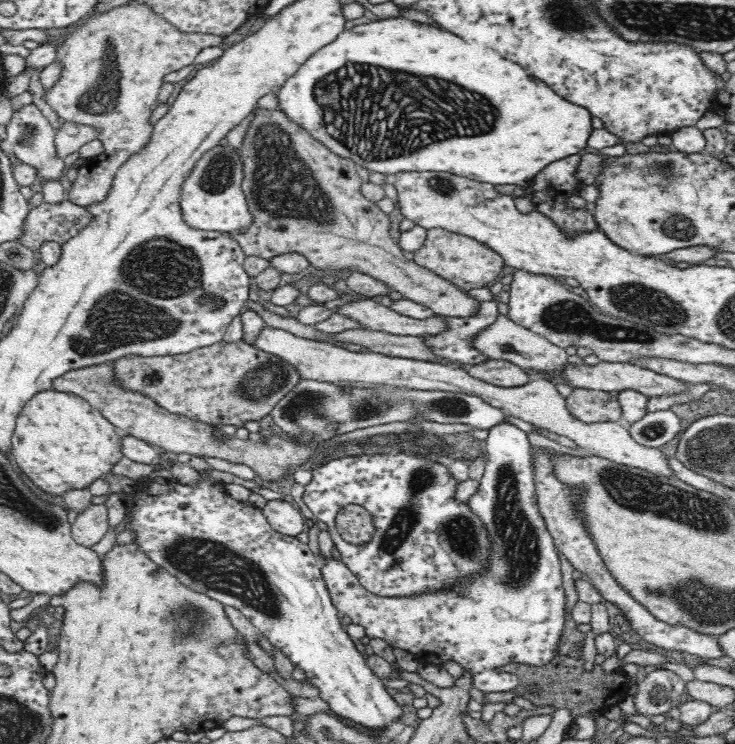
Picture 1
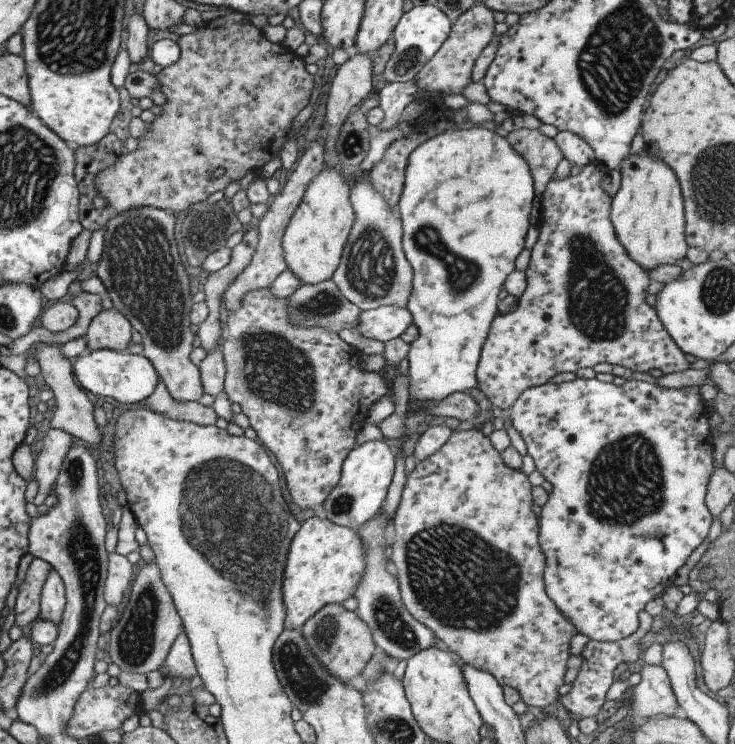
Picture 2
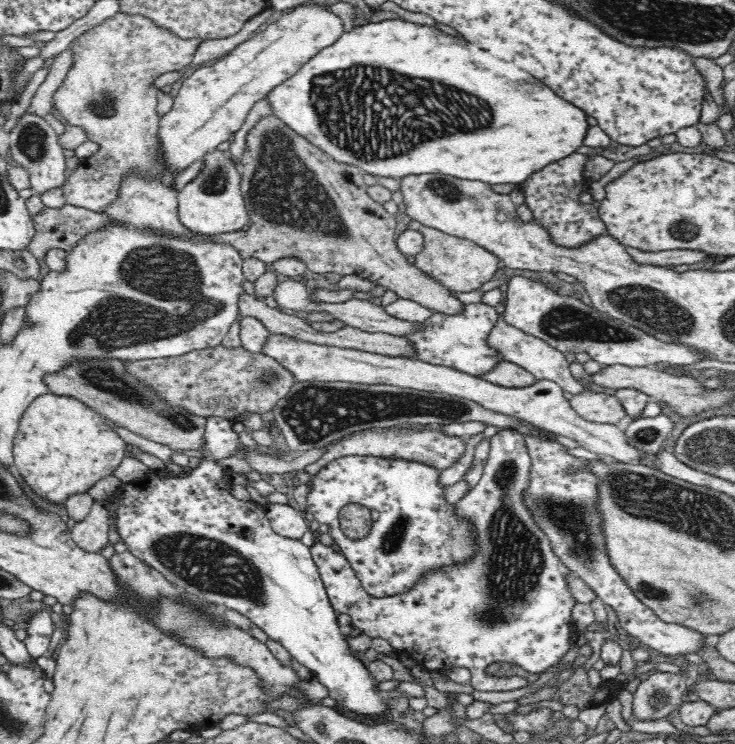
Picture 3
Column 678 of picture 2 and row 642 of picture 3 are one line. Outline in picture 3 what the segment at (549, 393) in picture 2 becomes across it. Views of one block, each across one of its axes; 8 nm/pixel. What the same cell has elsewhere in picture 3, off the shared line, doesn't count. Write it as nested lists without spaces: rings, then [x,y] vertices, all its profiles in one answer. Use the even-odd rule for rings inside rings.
[[[501,428],[489,438],[488,463],[484,466],[482,479],[455,505],[457,514],[462,519],[470,519],[476,527],[480,544],[473,559],[464,566],[452,565],[426,575],[410,592],[372,597],[361,585],[344,553],[321,543],[313,544],[311,555],[334,611],[351,616],[351,624],[361,628],[365,635],[384,638],[396,651],[406,650],[422,669],[445,672],[450,666],[468,668],[475,690],[516,690],[528,684],[520,672],[540,676],[540,672],[558,662],[570,648],[570,634],[576,629],[572,608],[577,601],[569,591],[563,564],[553,551],[550,540],[524,505],[524,494],[530,488],[531,466],[525,435],[517,429]]]

